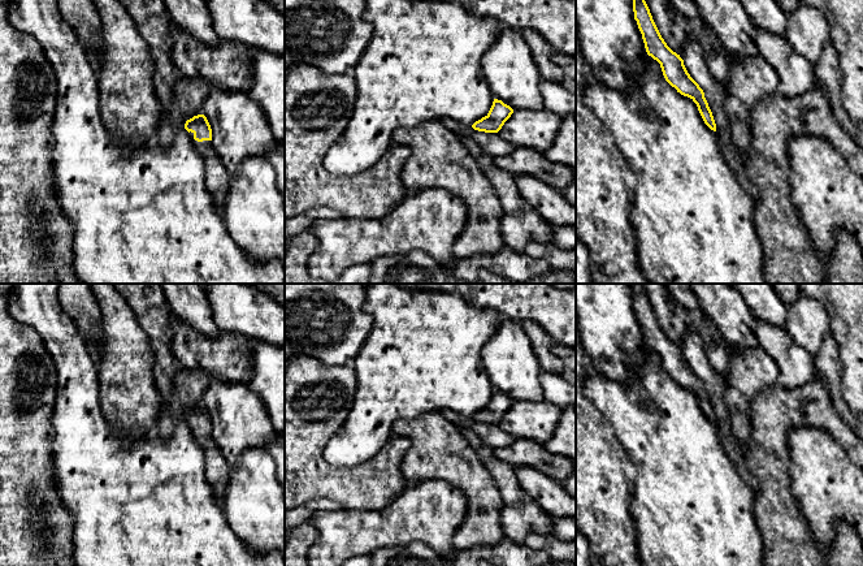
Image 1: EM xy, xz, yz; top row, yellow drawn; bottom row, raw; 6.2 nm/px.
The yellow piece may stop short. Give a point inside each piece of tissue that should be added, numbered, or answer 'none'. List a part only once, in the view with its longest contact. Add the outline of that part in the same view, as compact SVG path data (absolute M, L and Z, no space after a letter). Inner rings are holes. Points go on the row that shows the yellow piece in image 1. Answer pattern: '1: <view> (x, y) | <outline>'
1: xy (217, 180) | M190 131L188 134L205 163L205 186L221 211L230 187L231 176L218 157L212 141L198 142L194 139L194 133Z

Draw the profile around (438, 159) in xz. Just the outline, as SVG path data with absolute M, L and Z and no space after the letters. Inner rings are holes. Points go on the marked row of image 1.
M432 120L396 129L393 142L411 150L400 176L408 193L438 187L464 200L468 221L454 245L455 259L500 252L506 246L500 228L504 211L460 135Z

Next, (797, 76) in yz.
M755 27L754 40L758 53L773 66L780 77L777 92L781 96L798 96L818 85L814 65L797 53L785 39Z

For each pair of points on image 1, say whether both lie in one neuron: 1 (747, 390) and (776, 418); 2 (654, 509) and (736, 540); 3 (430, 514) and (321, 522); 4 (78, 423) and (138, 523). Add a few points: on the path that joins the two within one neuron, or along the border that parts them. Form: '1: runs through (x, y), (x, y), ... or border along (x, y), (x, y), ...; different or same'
1: border along (776, 383), (764, 388), (750, 402), (750, 427); different
2: runs through (675, 509), (682, 509), (715, 540); same
3: runs through (403, 521), (398, 523), (348, 523); same
4: runs through (86, 448), (94, 467), (125, 498); same

